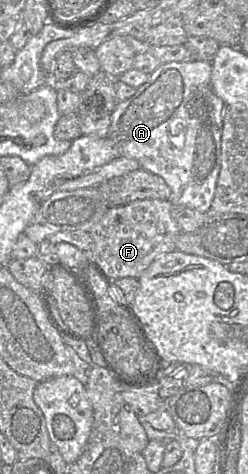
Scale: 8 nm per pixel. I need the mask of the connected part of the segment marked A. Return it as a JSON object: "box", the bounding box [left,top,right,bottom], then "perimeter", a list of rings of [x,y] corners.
{"box":[108,61,224,213],"perimeter":[[[206,61],[170,62],[160,65],[134,96],[119,102],[111,114],[108,137],[119,149],[119,156],[138,161],[141,169],[164,179],[171,189],[172,206],[186,206],[208,213],[221,168],[221,137],[224,102],[211,86],[212,64]]]}

